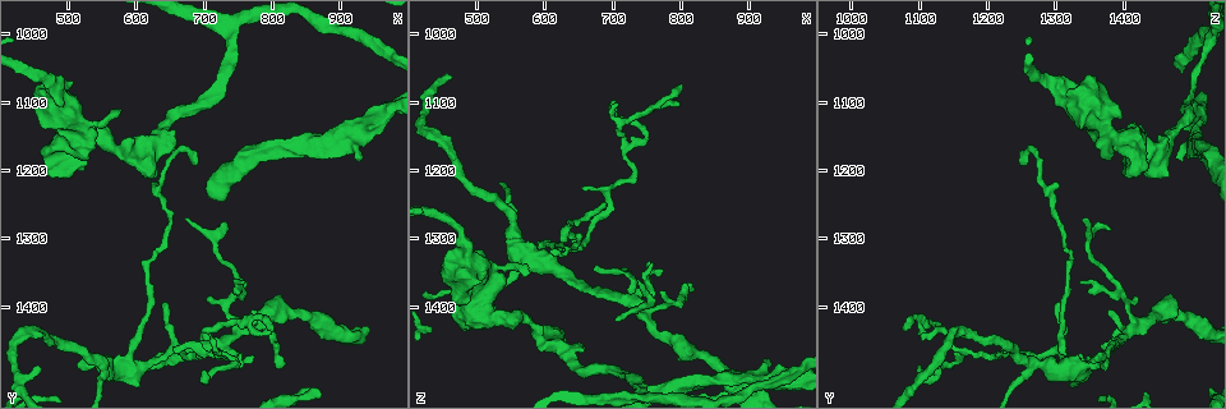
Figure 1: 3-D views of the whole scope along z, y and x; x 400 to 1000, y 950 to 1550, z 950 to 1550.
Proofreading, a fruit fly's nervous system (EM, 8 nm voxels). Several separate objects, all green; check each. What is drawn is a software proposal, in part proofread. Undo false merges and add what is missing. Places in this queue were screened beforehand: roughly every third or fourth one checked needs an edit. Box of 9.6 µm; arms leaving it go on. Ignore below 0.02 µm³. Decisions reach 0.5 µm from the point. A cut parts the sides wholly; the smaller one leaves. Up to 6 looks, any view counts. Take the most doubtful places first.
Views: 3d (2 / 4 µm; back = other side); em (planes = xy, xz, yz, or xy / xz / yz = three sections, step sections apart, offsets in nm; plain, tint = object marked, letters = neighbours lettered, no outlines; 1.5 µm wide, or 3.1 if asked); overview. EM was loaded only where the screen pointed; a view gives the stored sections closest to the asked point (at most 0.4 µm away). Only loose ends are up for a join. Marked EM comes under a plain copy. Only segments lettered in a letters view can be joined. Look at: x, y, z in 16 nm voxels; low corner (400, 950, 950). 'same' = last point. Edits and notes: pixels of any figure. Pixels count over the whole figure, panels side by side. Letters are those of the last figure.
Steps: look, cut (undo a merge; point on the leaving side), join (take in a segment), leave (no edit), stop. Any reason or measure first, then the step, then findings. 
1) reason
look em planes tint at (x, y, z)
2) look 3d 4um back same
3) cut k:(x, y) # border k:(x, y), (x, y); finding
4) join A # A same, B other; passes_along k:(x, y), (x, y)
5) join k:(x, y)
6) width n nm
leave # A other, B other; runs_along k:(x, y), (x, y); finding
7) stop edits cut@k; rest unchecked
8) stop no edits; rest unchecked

abrupt turn
look em planes tint at (750, 1435, 1410)

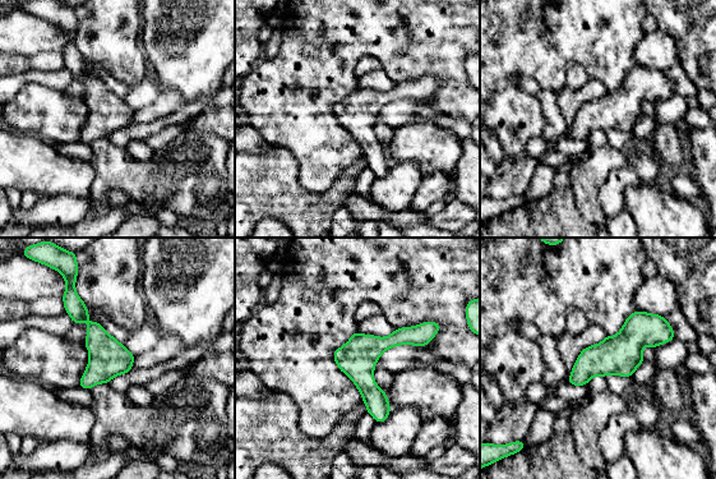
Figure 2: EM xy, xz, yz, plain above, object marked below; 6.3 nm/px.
what lies round it
look em planes letters same

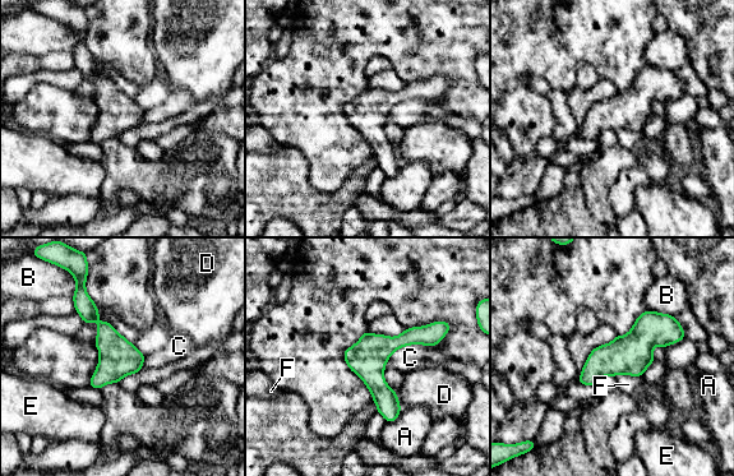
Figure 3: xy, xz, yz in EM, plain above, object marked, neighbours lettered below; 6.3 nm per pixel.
width 240 nm
leave # A other, B other, C other, D other, E other, F other; border 3:(435, 345), (401, 346), (384, 366); all the same neuron

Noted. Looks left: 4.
branch stops here
look 3d 4um at (655, 1160, 1465)

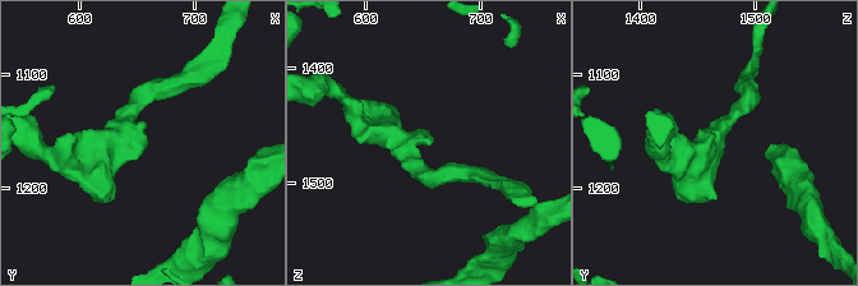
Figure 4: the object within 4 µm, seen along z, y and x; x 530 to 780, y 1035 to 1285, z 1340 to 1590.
need the tissue
look em yz step 4 tint at (658, 1162, 1464)

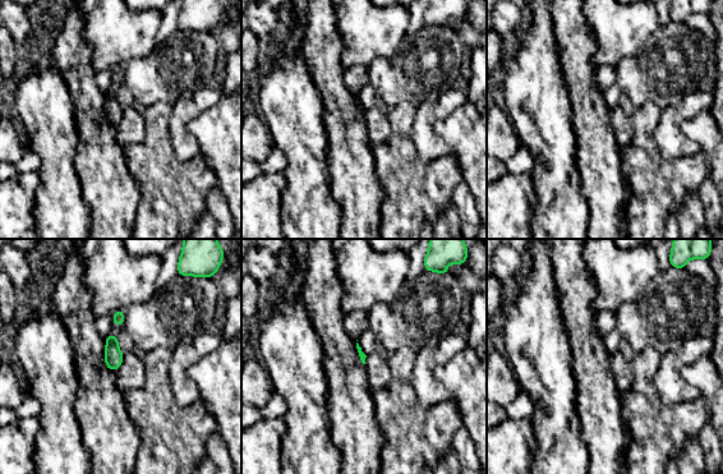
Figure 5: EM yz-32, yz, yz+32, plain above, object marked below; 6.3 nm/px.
cut it another way
look em planes letters same

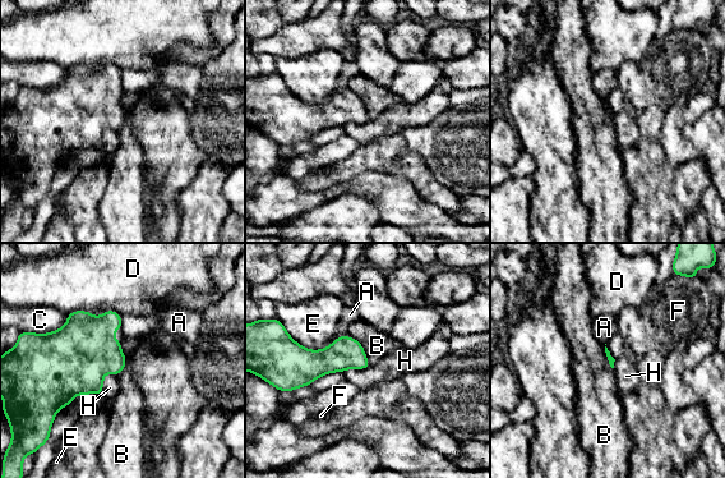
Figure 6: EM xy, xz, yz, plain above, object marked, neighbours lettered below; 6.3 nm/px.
leave # A other, B other, C other, D other, E other, F other, H other; no lettered segment goes on from it

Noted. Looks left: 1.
stop no edits; rest unchecked

